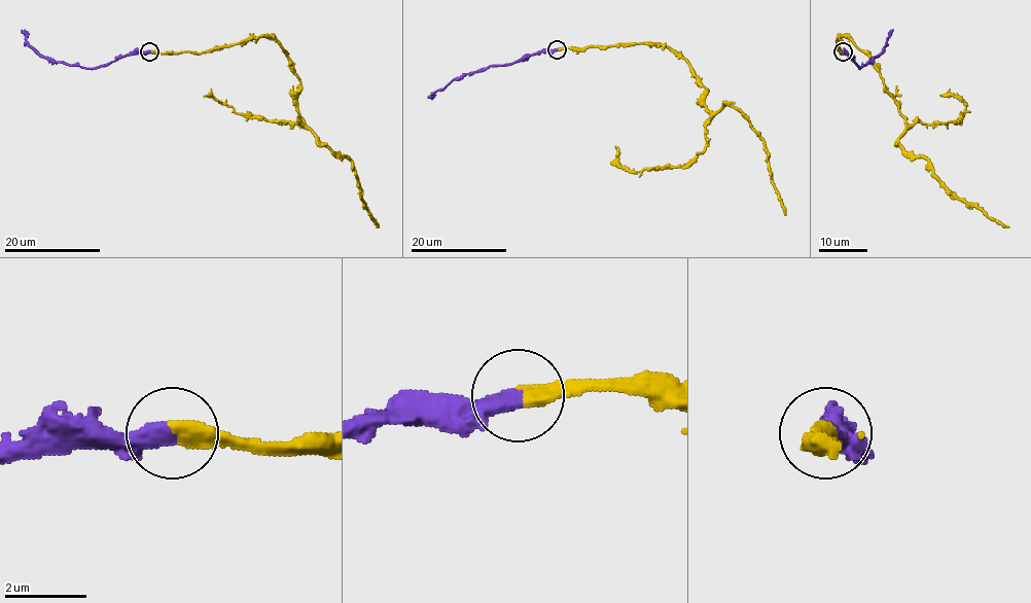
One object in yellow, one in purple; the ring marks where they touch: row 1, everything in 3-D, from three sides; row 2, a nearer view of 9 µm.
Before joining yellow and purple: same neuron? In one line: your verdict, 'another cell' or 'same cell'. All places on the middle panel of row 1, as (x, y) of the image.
same cell

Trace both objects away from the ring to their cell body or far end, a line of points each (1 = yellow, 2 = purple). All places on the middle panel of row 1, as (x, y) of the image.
1: (557, 48), (666, 45), (678, 54), (706, 89), (704, 104), (710, 111), (733, 105), (761, 139), (786, 215)
2: (557, 48), (525, 55), (511, 63), (463, 73), (428, 98)

